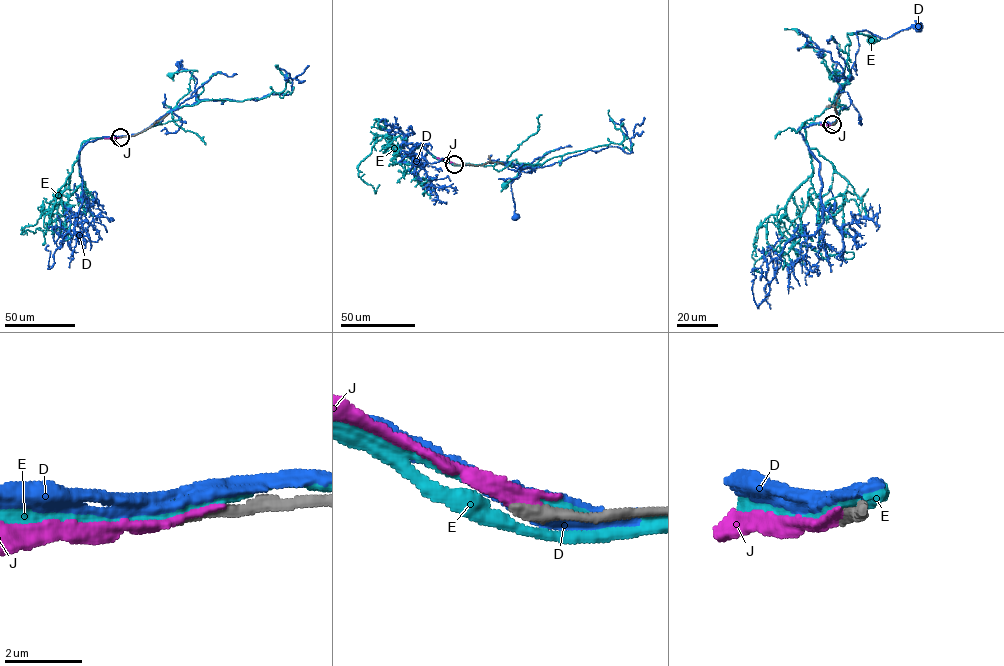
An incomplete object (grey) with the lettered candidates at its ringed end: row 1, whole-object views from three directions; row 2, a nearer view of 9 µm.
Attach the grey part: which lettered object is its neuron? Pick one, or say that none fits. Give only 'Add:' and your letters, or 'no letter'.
Add: J

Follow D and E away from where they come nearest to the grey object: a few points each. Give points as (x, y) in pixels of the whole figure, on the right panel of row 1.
D: (833, 124), (837, 116), (839, 88), (848, 80), (855, 61), (857, 32), (867, 30), (887, 38), (918, 26)
E: (832, 124), (836, 119), (837, 96), (845, 83), (850, 44), (847, 33), (862, 33), (871, 40)

